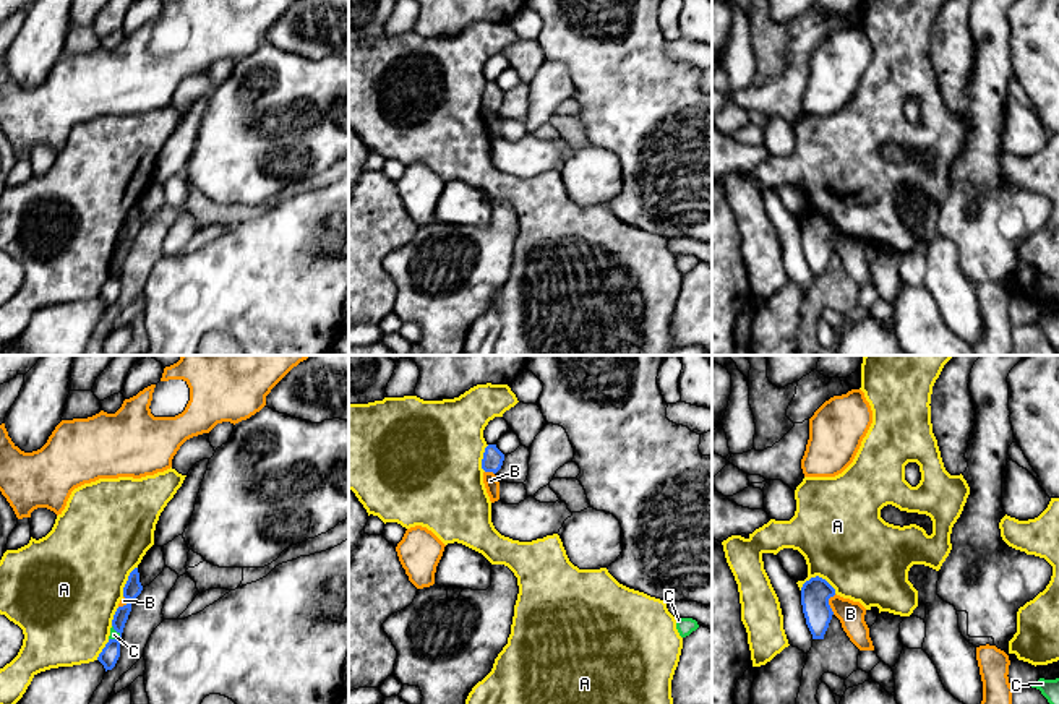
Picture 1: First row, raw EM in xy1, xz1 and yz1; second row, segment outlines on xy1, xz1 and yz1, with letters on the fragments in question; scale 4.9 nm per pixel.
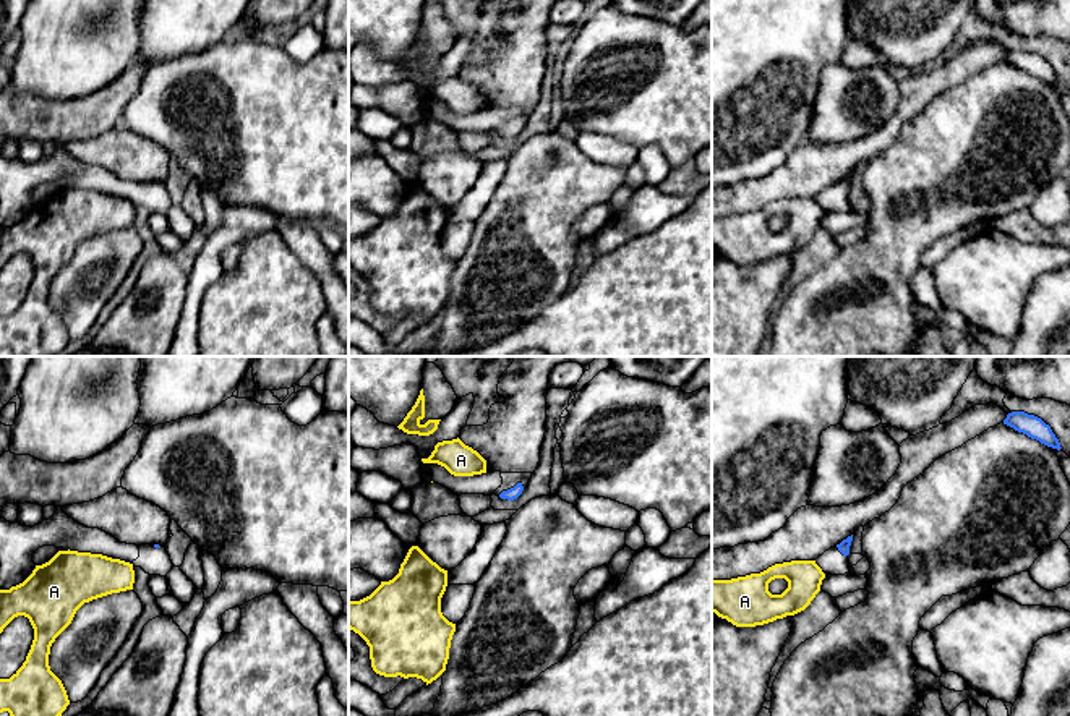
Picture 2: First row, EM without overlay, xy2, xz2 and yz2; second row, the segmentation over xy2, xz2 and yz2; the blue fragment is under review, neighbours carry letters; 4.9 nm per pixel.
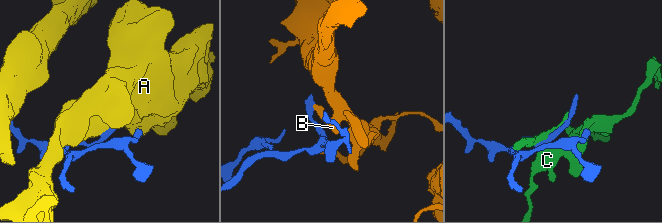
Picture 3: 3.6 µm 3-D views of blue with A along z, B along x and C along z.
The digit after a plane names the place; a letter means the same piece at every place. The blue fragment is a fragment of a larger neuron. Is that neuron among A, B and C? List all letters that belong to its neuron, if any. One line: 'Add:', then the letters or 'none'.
Add: none

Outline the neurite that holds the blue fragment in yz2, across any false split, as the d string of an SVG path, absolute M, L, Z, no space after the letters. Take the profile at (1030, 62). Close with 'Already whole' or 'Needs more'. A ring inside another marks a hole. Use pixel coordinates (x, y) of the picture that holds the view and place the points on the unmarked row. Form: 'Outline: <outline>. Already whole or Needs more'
Outline: M1012 49L1004 57L1004 62L1013 65L1018 70L1026 71L1031 76L1039 78L1041 81L1047 84L1052 84L1057 87L1062 86L1051 63L1034 52L1028 52L1025 49Z. Already whole

